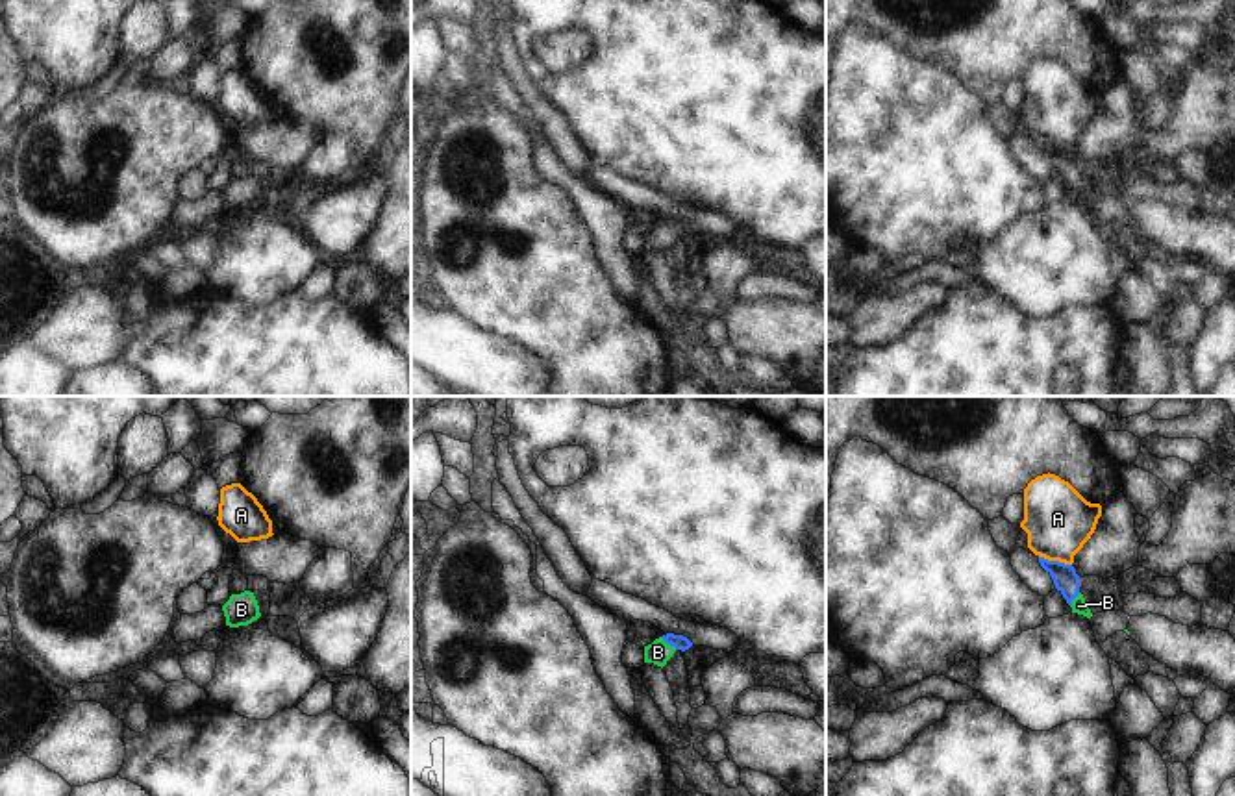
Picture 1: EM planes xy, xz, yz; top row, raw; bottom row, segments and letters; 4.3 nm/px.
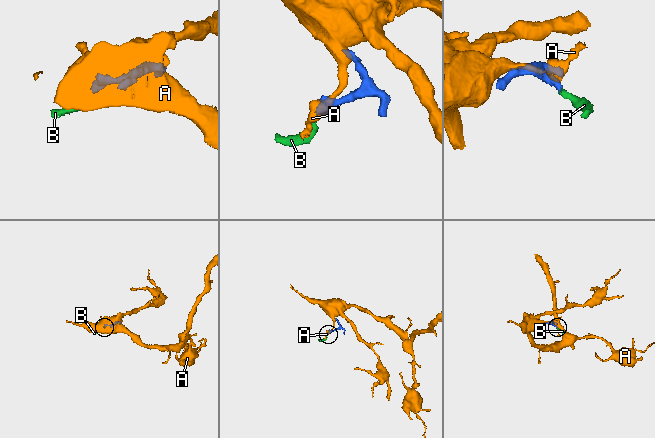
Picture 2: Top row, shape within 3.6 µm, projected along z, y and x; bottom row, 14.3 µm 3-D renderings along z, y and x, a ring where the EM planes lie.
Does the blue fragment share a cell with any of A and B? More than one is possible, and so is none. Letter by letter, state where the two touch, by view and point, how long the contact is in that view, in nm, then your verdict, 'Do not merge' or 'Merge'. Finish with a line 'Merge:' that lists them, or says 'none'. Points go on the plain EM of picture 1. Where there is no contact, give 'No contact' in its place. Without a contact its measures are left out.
A: Touches blue at yz (1056, 147). Shared border 150 nm. Do not merge
B: Touches blue at xz (669, 228). Shared border 90 nm. Merge
Merge: B.

